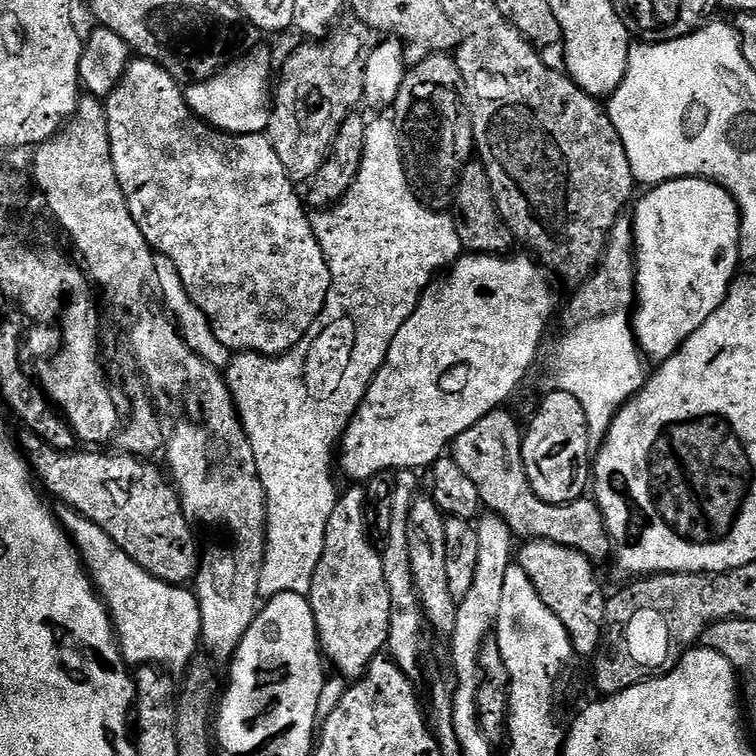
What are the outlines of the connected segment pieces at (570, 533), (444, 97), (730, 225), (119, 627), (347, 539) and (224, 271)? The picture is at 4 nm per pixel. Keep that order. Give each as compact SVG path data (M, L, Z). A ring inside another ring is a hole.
M497 410L486 414L481 420L474 422L474 426L470 426L470 430L458 434L458 438L453 440L450 445L452 460L458 462L458 467L472 479L474 486L478 486L481 505L491 515L501 516L506 522L506 526L510 526L513 537L520 539L521 536L521 541L549 540L567 548L576 548L593 562L604 560L607 556L609 559L610 553L613 551L612 542L608 539L608 531L595 499L581 498L569 504L551 504L542 502L542 498L538 498L534 494L534 490L526 478L524 459L522 458L522 446L524 445L522 424L519 424L510 413L504 411L508 410Z
M451 55L428 56L405 71L404 81L398 90L394 105L395 111L400 111L400 116L398 115L400 153L404 159L404 173L408 175L408 183L412 185L413 192L433 212L444 212L453 207L456 184L460 180L462 170L474 156L474 145L468 141L472 119L468 113L465 97L460 93L461 88L460 71Z
M684 176L680 180L667 180L664 184L649 187L645 192L648 193L641 200L639 197L635 201L634 209L636 208L636 213L631 213L630 216L632 222L632 247L636 266L636 299L634 301L634 315L631 317L632 331L636 334L636 343L640 345L641 353L649 361L663 362L672 357L684 345L686 338L690 338L690 334L694 334L694 330L698 330L698 326L702 326L702 322L706 322L706 318L710 318L710 314L714 314L714 310L718 310L718 306L722 306L722 302L728 293L728 287L732 285L733 280L737 279L736 264L739 265L741 263L740 208L732 195L722 186L718 186L712 180L700 180L697 176Z
M61 507L58 519L80 551L92 583L108 608L125 664L159 666L172 674L183 673L197 659L196 647L198 650L202 644L202 614L195 591L188 586L167 584L142 570L142 566L131 560L126 550L122 550L106 530L102 530L102 526L90 522L90 518L79 516L73 508Z
M352 486L336 501L334 514L326 522L322 558L318 570L314 570L314 582L307 595L316 619L320 651L348 682L359 680L370 662L387 649L390 634L390 590L386 586L384 557L377 545L376 548L372 545L366 492L364 496L360 488L363 487Z
M136 58L123 69L124 77L120 85L106 96L108 125L110 126L110 150L114 158L114 174L118 174L118 186L122 186L122 194L126 198L126 206L130 206L130 214L134 214L134 222L138 222L138 230L152 247L153 253L160 253L170 258L181 274L182 282L189 292L190 298L202 310L211 324L213 333L222 345L233 353L257 352L263 356L282 356L289 352L314 326L314 322L322 314L324 303L330 290L330 266L322 254L322 246L318 246L318 238L312 229L305 201L298 193L297 185L286 174L286 166L282 166L274 146L264 134L242 134L236 136L232 132L222 132L200 119L190 110L184 97L184 88L176 83L175 78L153 60Z

